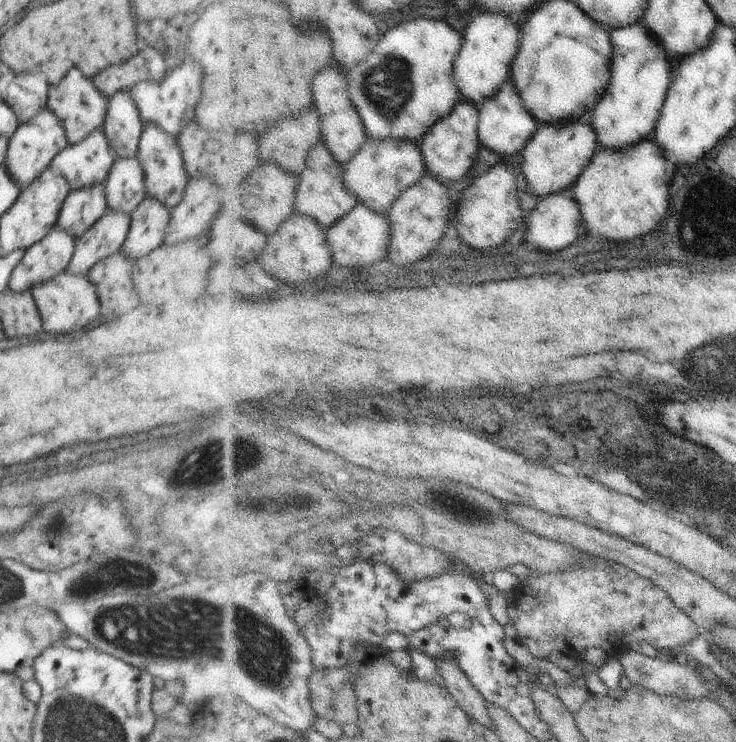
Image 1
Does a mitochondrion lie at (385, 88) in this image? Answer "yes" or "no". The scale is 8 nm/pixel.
yes

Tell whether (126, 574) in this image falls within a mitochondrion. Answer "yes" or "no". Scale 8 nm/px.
yes

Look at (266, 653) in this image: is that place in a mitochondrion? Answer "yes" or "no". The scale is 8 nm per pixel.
yes

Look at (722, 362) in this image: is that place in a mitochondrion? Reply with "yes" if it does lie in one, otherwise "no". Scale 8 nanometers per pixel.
yes

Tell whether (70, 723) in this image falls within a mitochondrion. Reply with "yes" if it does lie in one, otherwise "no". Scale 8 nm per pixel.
yes

